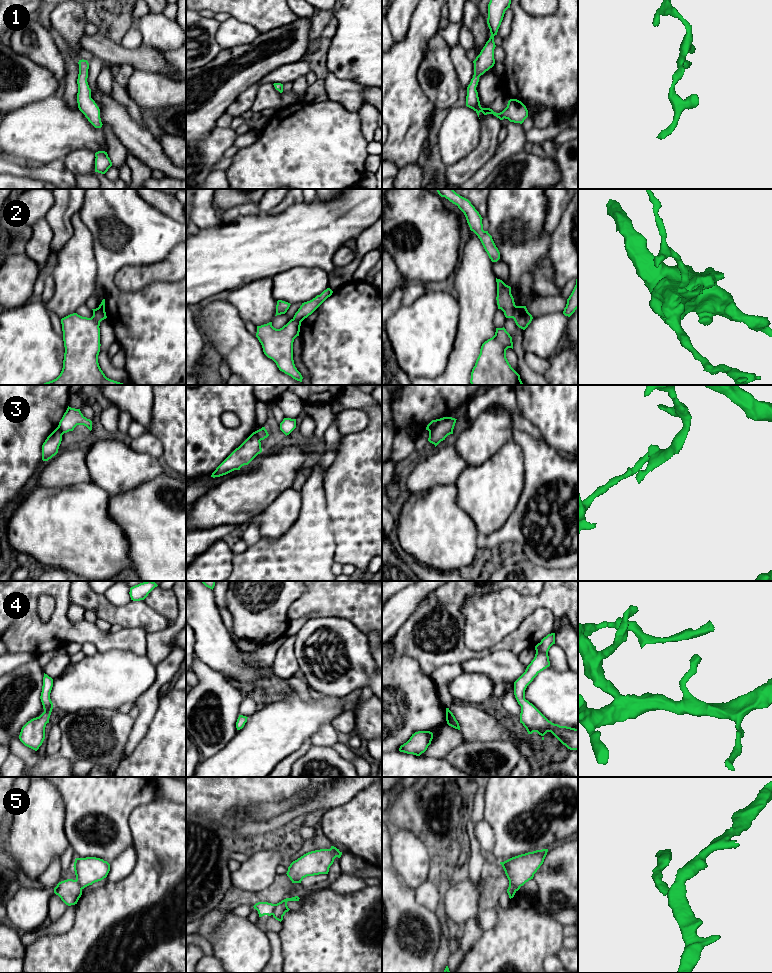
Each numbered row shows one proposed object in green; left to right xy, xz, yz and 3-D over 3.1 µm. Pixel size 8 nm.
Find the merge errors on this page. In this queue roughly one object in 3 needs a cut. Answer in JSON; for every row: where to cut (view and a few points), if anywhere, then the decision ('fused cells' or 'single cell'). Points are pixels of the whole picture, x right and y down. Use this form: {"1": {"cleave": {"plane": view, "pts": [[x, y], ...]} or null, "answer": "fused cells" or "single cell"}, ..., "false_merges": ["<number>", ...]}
{"1": {"cleave": null, "answer": "single cell"}, "2": {"cleave": {"plane": "xy", "pts": [[98, 307], [105, 318]]}, "answer": "fused cells"}, "3": {"cleave": {"plane": "yz", "pts": [[447, 417], [429, 432]]}, "answer": "fused cells"}, "4": {"cleave": null, "answer": "single cell"}, "5": {"cleave": {"plane": "xz", "pts": [[275, 904], [271, 914]]}, "answer": "fused cells"}, "false_merges": ["2", "3", "5"]}

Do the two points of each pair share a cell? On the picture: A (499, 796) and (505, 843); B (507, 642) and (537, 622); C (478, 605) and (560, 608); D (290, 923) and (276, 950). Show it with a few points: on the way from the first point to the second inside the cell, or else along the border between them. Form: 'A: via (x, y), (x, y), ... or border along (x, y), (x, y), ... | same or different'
A: via (502, 808), (502, 831) | same
B: via (514, 642), (518, 641), (530, 629) | same
C: via (497, 616), (510, 616), (522, 607), (539, 602) | same
D: border along (278, 933), (281, 939), (283, 962) | different

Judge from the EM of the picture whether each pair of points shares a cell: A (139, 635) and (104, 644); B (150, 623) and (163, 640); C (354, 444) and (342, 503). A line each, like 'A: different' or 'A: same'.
A: same
B: different
C: same

